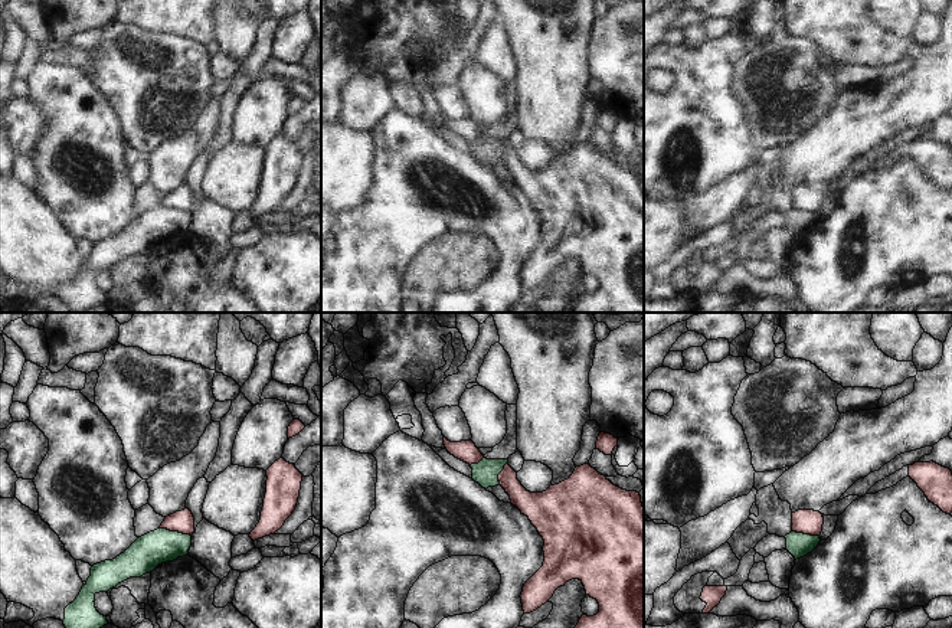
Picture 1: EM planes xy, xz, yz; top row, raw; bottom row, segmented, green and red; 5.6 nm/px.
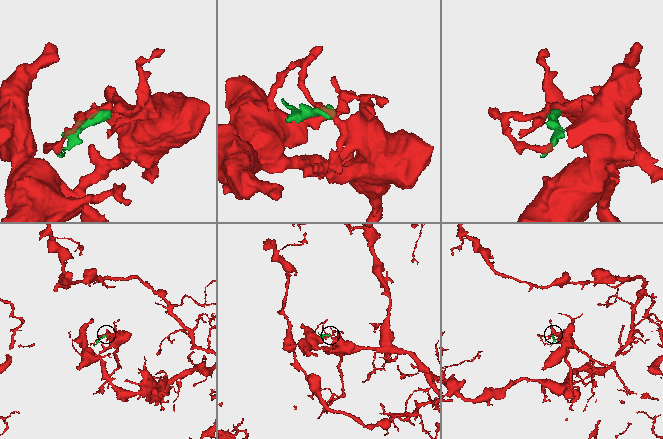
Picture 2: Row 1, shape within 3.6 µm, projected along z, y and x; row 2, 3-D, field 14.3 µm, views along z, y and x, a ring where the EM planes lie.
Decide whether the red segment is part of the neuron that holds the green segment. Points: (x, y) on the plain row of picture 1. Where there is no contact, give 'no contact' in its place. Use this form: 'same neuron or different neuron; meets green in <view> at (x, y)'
different neuron; meets green in xy at (176, 209)

